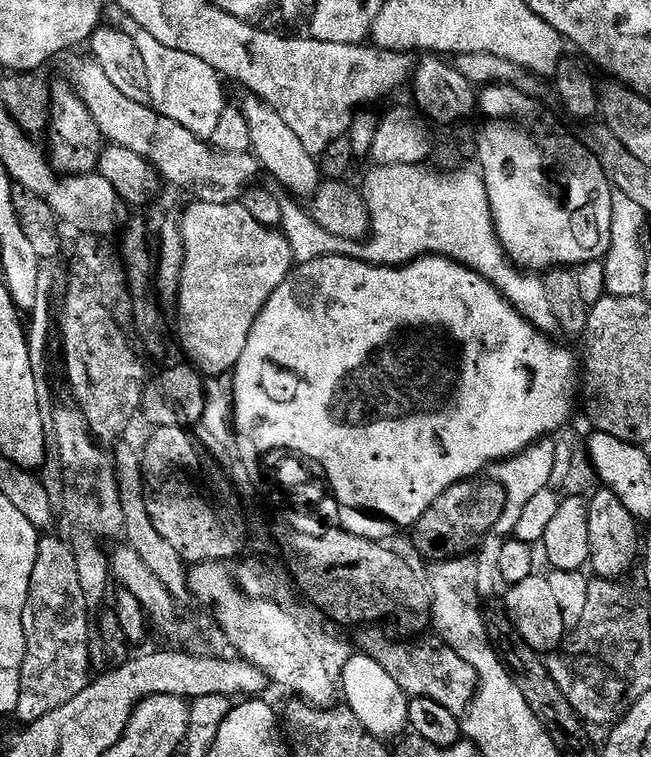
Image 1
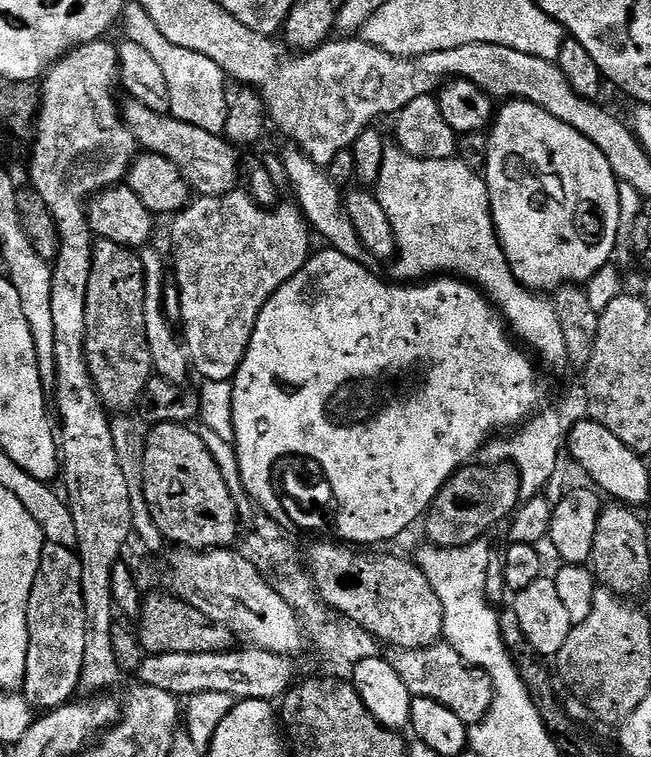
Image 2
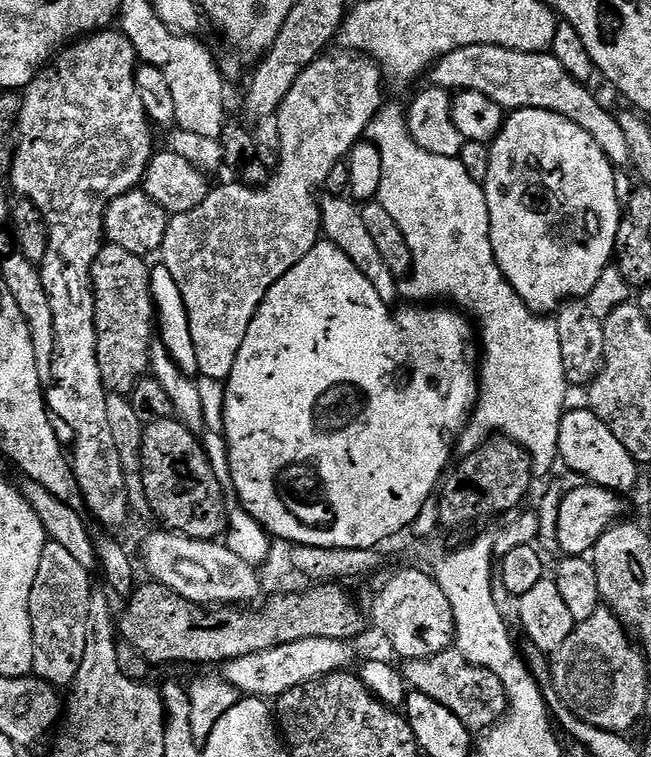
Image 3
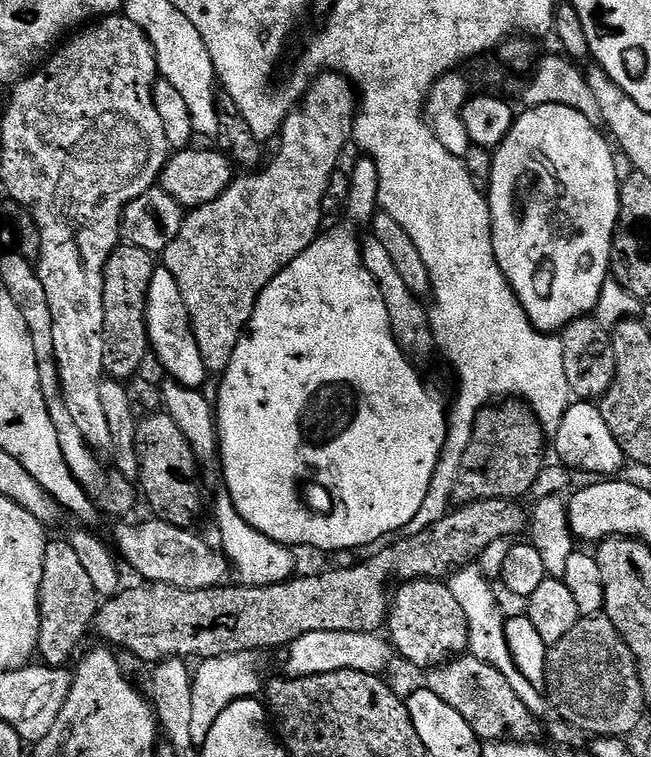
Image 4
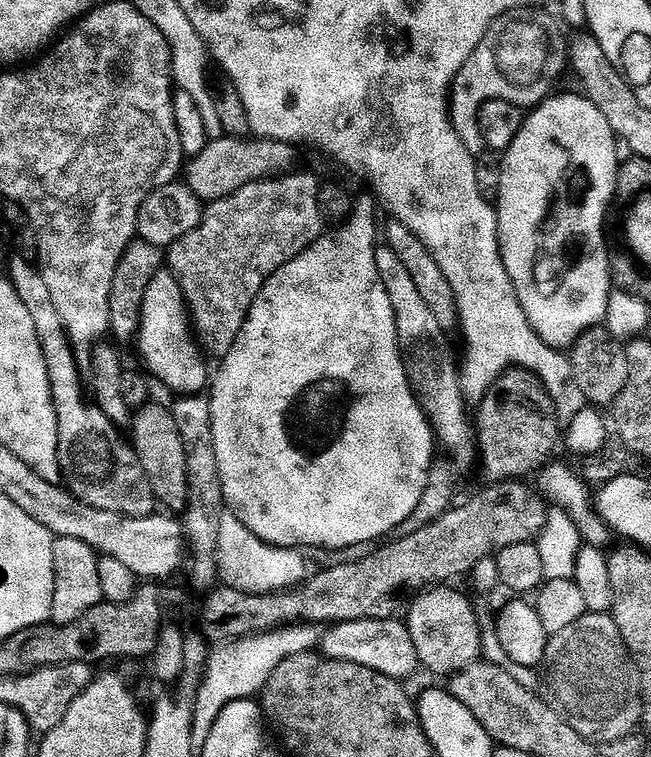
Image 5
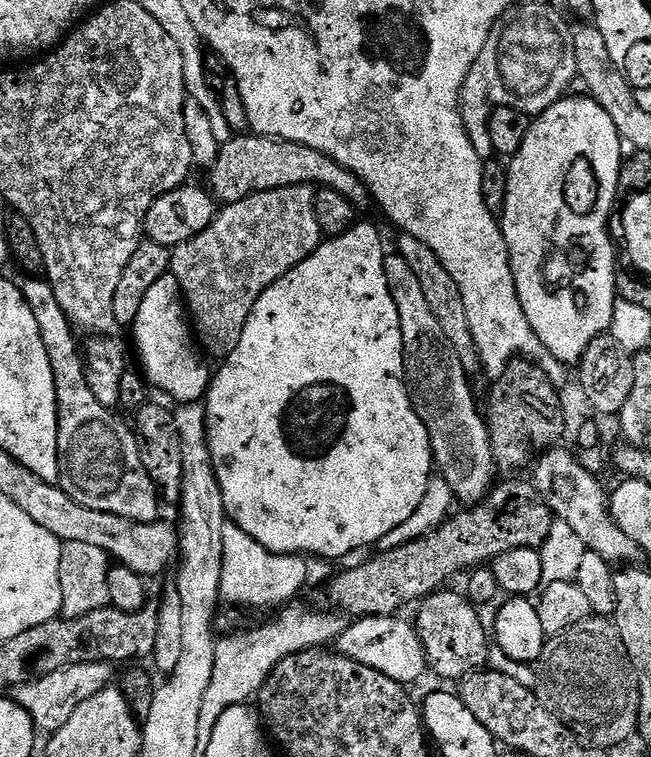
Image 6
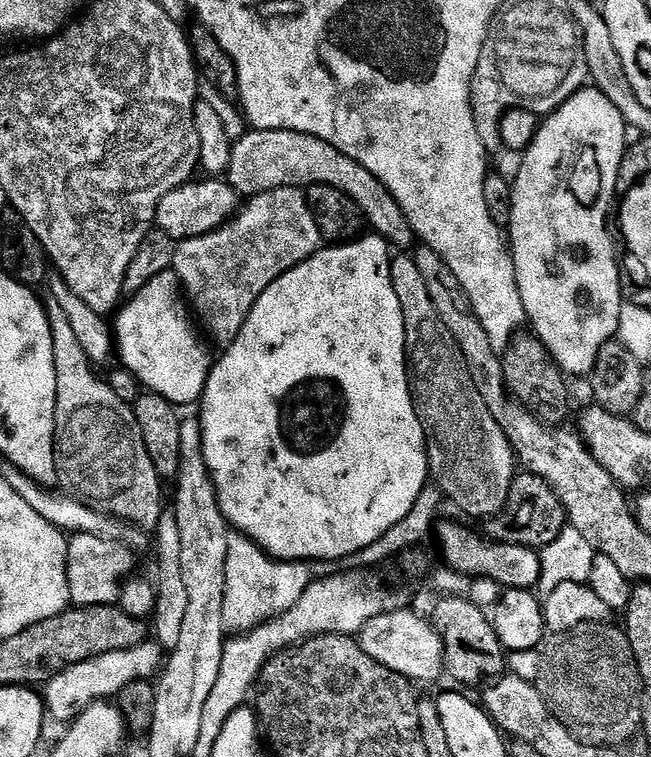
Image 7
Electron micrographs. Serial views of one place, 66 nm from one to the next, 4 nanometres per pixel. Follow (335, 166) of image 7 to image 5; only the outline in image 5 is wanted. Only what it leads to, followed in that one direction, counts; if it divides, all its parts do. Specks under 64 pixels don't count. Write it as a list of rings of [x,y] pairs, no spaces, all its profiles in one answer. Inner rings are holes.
[[[224,137],[209,141],[202,154],[191,157],[184,168],[184,182],[201,203],[232,197],[242,188],[257,184],[260,180],[282,176],[293,171],[296,160],[295,147],[283,144],[280,140],[259,138],[235,139]]]

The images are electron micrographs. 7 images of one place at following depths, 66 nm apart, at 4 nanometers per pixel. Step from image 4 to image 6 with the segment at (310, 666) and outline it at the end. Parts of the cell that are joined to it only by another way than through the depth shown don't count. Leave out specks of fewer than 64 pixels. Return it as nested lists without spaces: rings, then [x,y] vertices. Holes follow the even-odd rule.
[[[399,615],[366,616],[349,623],[338,641],[338,651],[346,658],[354,658],[354,662],[362,662],[362,666],[370,666],[386,678],[394,678],[400,684],[412,686],[428,668],[428,659],[415,627]]]

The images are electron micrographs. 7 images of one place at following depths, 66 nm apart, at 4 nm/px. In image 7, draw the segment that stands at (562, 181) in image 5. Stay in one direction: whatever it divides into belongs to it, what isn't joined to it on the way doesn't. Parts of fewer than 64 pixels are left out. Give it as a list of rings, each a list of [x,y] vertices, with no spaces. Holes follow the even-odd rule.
[[[585,86],[573,94],[560,108],[547,113],[543,117],[540,129],[534,134],[534,142],[519,157],[520,169],[516,177],[512,176],[510,183],[512,189],[512,209],[510,210],[510,224],[506,229],[506,239],[510,245],[514,270],[518,278],[518,290],[522,298],[522,306],[527,323],[532,324],[531,331],[546,346],[546,350],[554,358],[554,362],[564,372],[565,377],[587,377],[593,370],[594,362],[598,356],[598,350],[608,344],[609,340],[616,336],[618,330],[618,314],[622,303],[620,281],[622,273],[616,265],[616,248],[612,245],[612,236],[608,233],[608,211],[613,211],[614,201],[618,196],[620,183],[620,167],[624,161],[626,145],[629,143],[629,129],[626,127],[622,114],[606,94],[602,94],[595,86]]]

